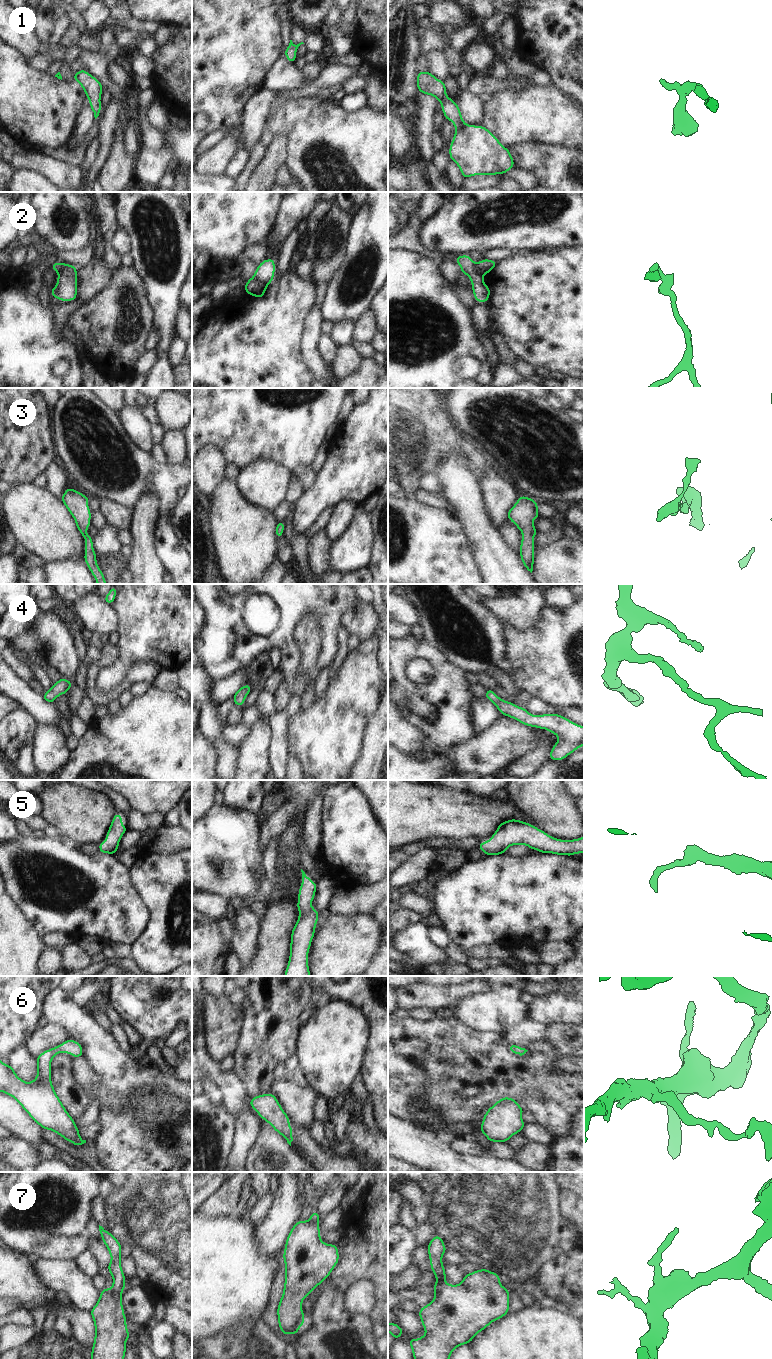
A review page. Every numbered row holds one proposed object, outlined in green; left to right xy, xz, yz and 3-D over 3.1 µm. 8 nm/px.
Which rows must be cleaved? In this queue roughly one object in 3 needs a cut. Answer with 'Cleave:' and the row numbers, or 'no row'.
Cleave: 2, 7

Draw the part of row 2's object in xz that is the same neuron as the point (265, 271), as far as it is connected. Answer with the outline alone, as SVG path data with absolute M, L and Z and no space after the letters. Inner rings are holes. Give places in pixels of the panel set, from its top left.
M265 259L256 268L254 278L261 283L270 284L274 280L275 260Z

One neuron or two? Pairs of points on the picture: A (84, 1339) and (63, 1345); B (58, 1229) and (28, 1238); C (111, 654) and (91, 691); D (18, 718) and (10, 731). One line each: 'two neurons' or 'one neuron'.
A: two neurons
B: one neuron
C: one neuron
D: one neuron

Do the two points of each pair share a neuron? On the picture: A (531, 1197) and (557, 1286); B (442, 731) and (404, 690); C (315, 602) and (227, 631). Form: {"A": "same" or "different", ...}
{"A": "different", "B": "same", "C": "same"}

